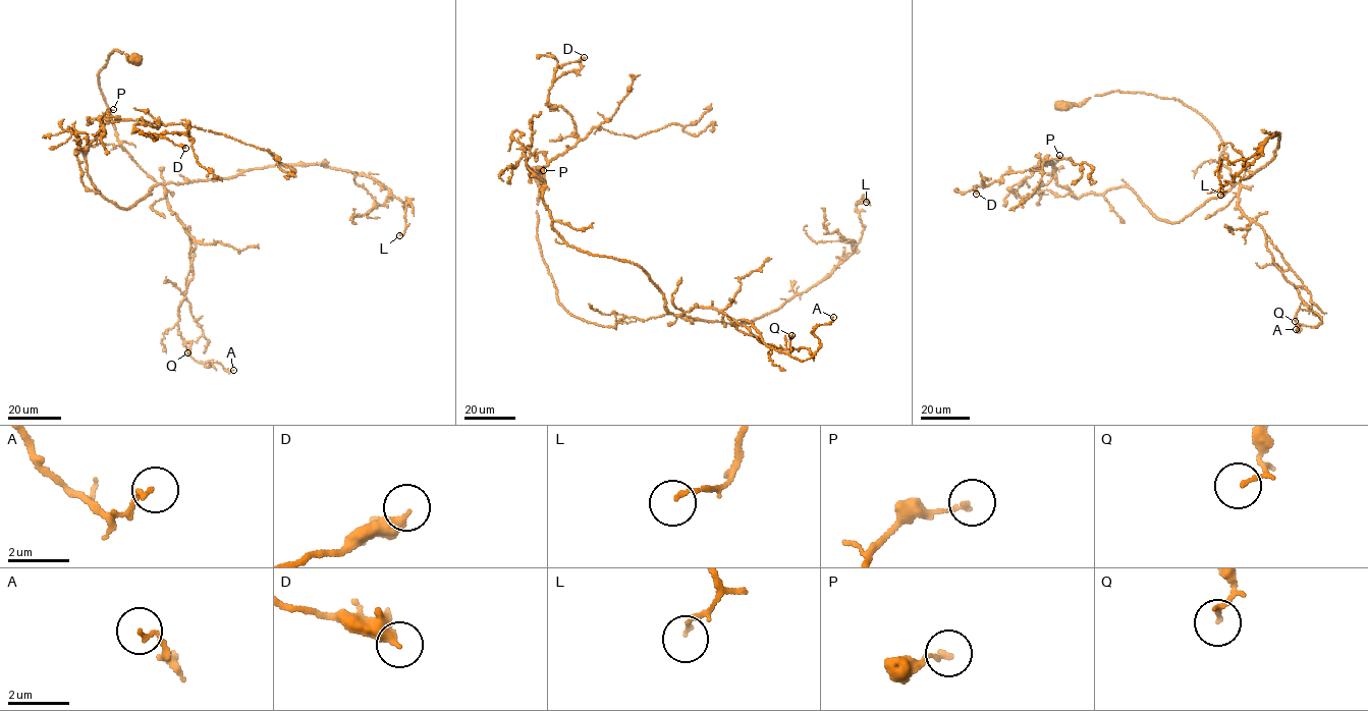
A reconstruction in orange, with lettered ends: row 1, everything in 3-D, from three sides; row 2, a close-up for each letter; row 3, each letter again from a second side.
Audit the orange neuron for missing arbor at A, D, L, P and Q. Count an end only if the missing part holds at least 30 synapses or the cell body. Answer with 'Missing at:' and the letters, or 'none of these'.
Missing at: none of these

